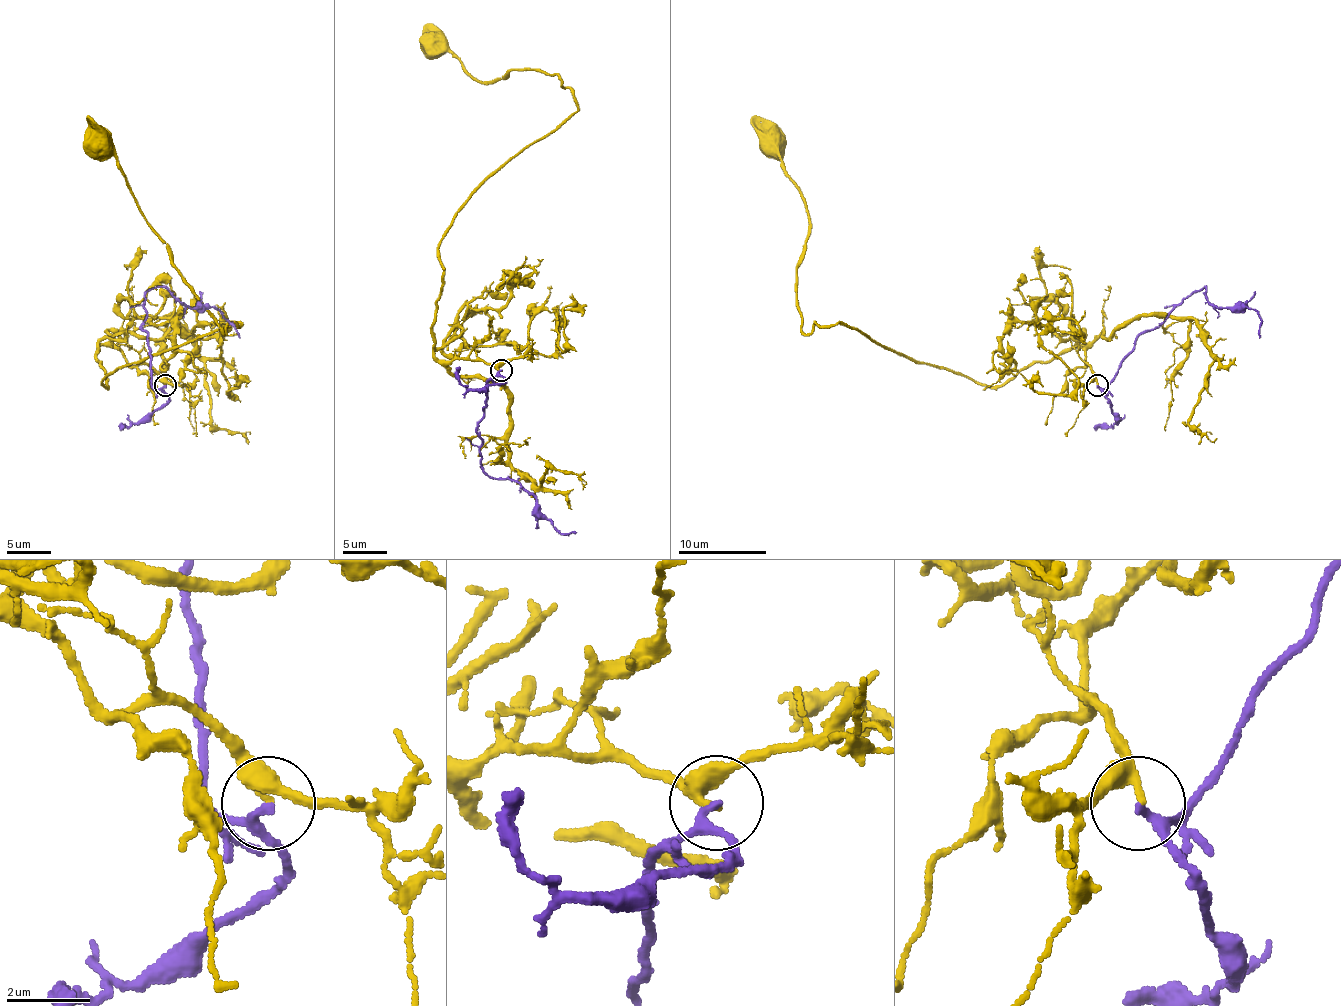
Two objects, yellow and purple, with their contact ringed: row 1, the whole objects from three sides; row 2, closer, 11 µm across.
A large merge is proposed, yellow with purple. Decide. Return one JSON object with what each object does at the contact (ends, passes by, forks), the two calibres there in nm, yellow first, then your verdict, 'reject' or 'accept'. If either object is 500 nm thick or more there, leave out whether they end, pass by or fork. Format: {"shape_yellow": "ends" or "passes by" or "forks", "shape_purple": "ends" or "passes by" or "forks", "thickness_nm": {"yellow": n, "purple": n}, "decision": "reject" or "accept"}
{"shape_yellow": "passes by", "shape_purple": "passes by", "thickness_nm": {"yellow": 200, "purple": 180}, "decision": "reject"}

